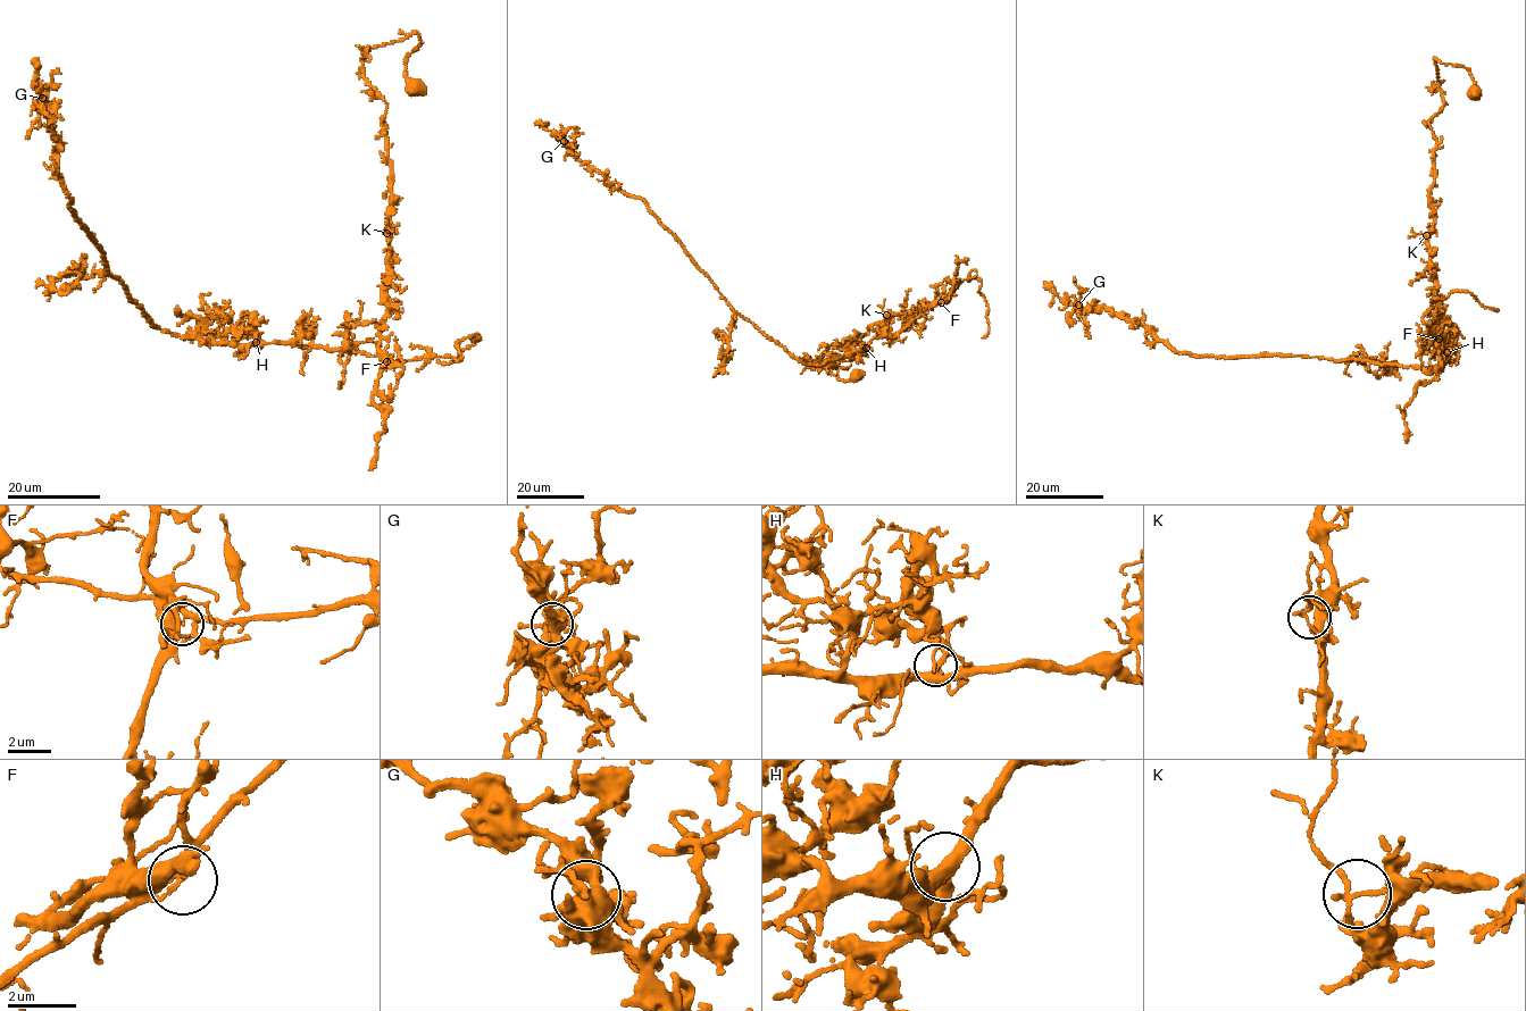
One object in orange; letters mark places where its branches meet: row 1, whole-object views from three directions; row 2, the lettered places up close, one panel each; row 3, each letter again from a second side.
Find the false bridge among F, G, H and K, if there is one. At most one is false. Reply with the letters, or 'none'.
F

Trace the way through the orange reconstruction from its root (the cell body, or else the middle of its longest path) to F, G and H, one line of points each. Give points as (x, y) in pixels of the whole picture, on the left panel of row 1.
F: (417, 89), (405, 61), (420, 44), (417, 33), (365, 53), (364, 77), (386, 105), (391, 167), (385, 362)
G: (417, 89), (417, 33), (365, 53), (386, 105), (388, 311), (325, 349), (151, 326), (71, 210), (42, 98)
H: (417, 89), (405, 61), (417, 33), (365, 53), (391, 167), (382, 322), (356, 325), (343, 348), (256, 342)

